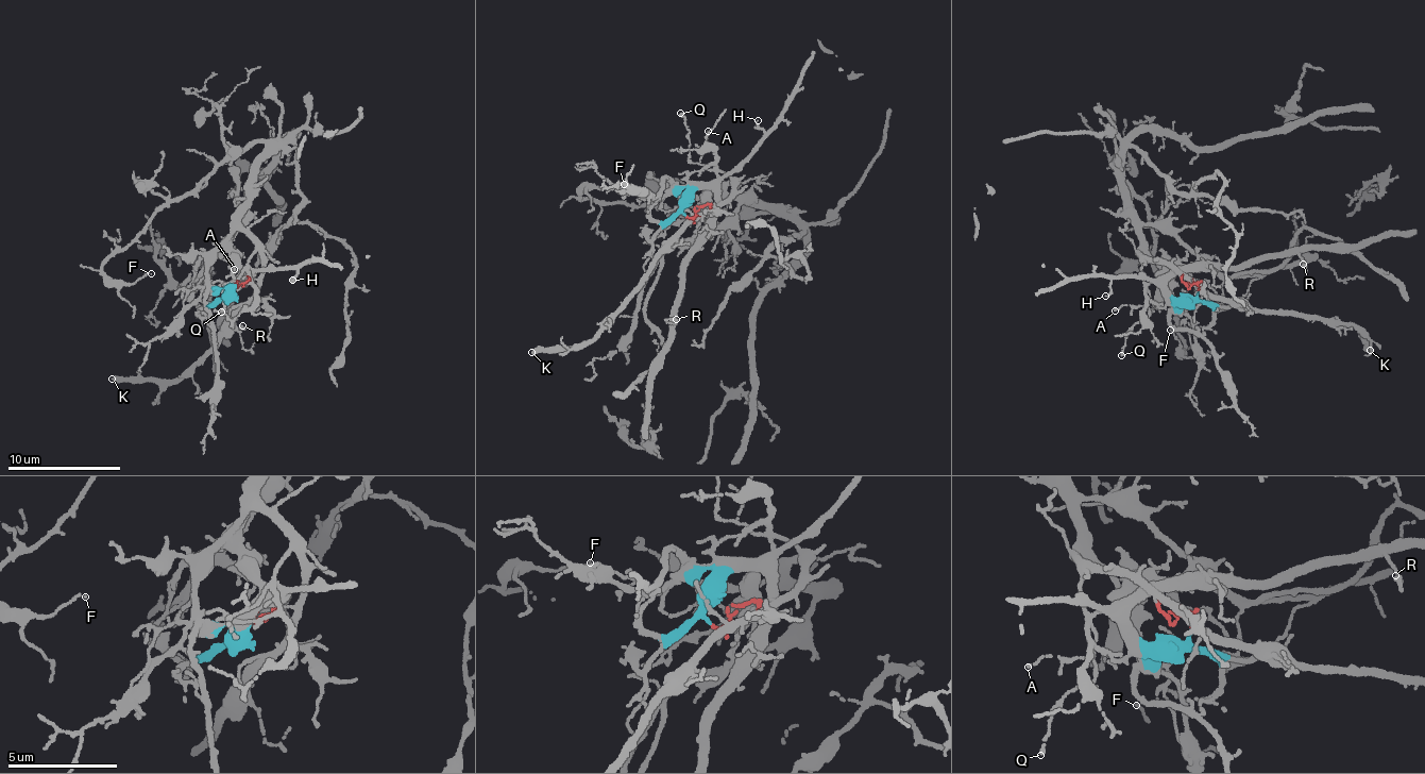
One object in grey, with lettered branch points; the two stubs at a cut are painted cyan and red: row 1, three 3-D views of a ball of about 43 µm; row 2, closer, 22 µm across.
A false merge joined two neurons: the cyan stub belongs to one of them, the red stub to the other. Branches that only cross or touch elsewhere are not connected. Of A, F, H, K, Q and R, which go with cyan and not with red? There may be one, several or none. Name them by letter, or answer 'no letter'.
A, H, Q, R

